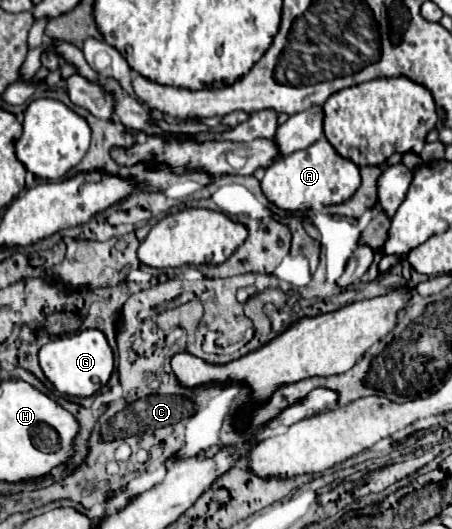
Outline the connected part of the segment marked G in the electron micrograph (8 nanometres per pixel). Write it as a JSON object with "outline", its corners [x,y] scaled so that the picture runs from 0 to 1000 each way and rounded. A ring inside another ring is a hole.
{"outline":[[[181,624],[164,631],[142,631],[88,658],[88,692],[102,715],[124,730],[128,741],[150,749],[208,749],[226,730],[239,726],[252,703],[252,669],[235,635],[217,624]]]}

